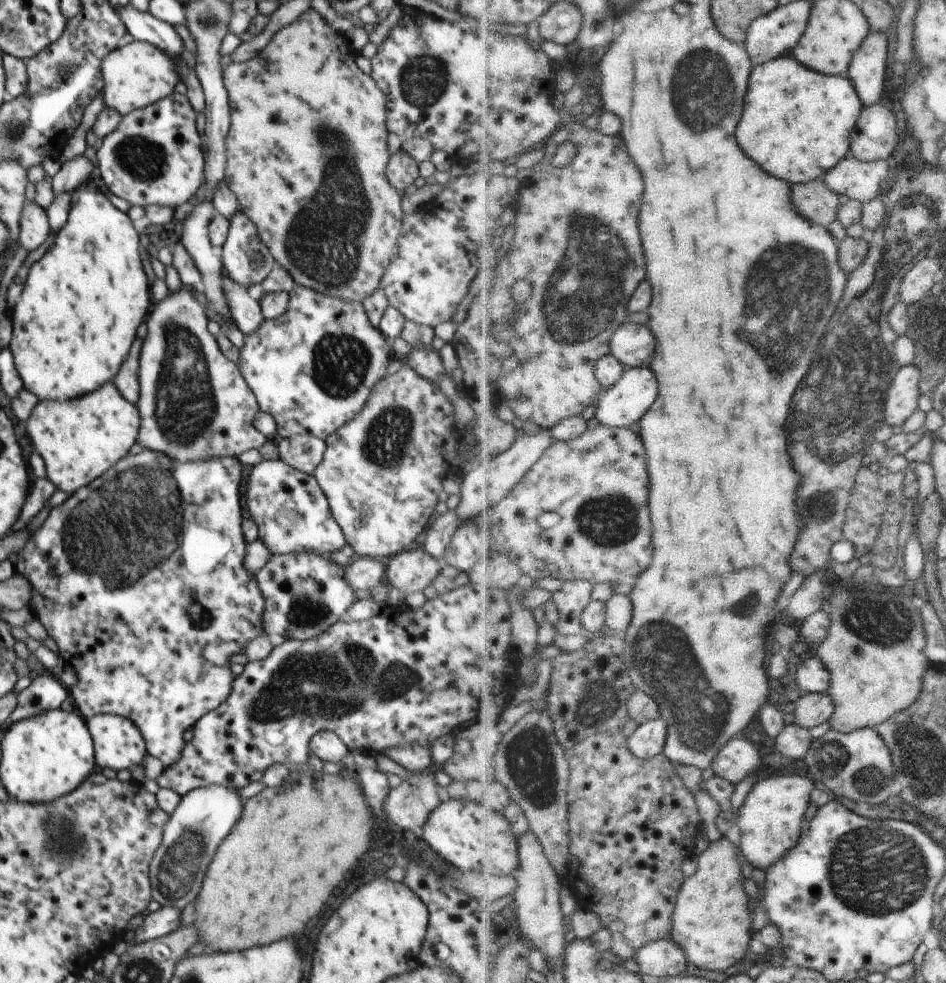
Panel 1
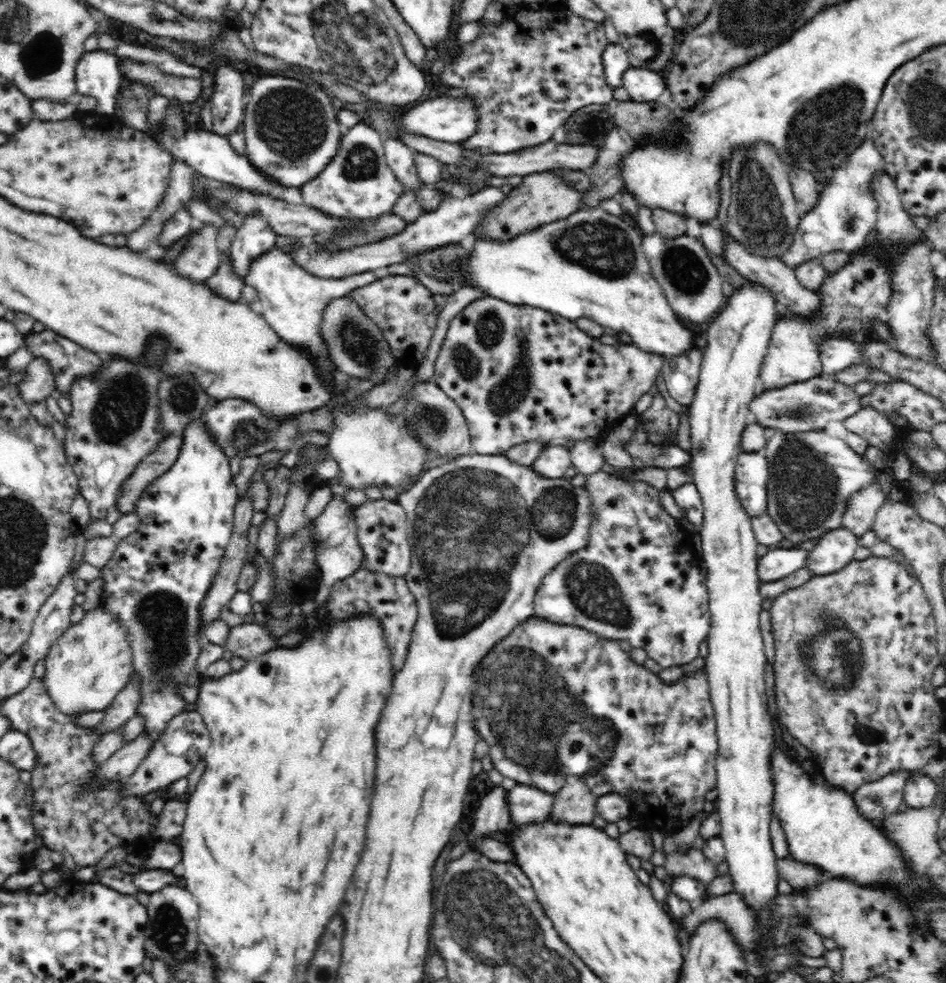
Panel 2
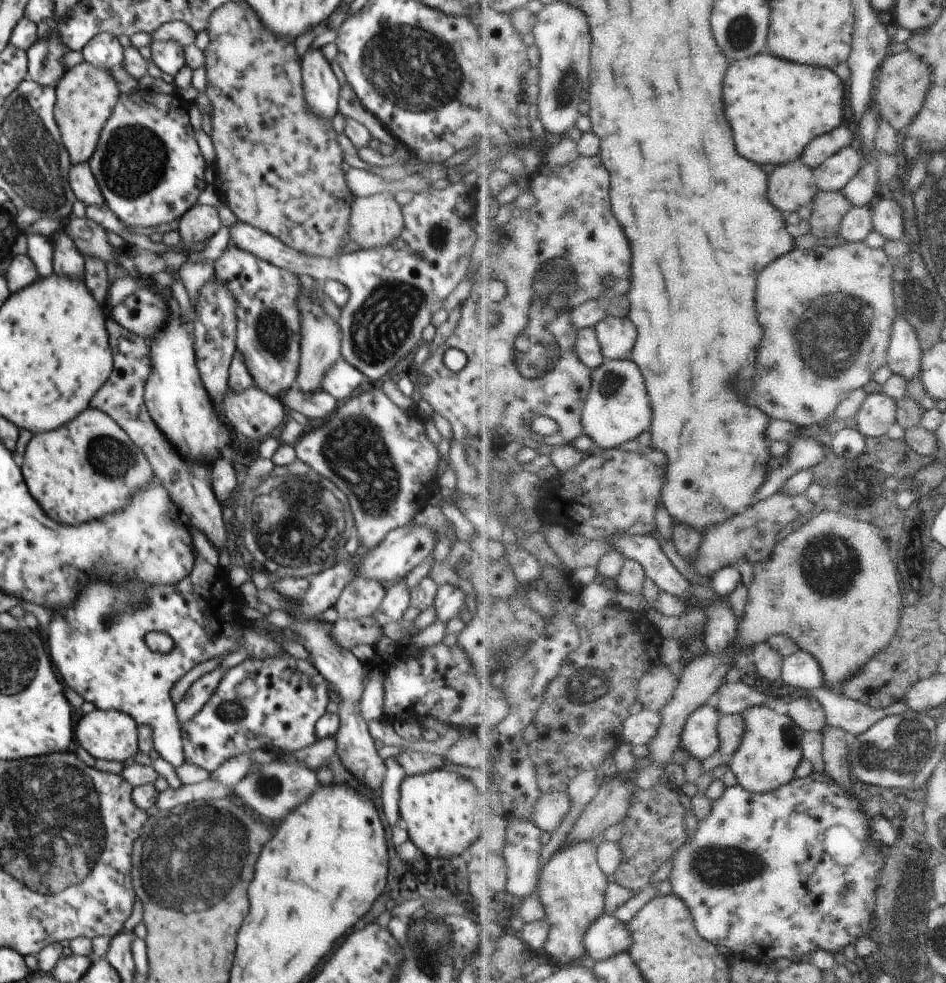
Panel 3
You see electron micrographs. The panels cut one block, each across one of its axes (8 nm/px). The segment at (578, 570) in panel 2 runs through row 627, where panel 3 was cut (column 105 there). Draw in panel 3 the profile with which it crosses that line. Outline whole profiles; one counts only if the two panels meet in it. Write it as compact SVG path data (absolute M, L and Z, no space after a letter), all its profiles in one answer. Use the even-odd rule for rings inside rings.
M187 525L197 556L192 572L184 580L168 586L148 586L140 580L128 580L122 586L114 586L100 578L93 578L84 583L74 606L55 610L48 624L48 650L62 682L85 701L94 704L96 709L119 710L131 716L137 725L150 726L153 732L153 752L176 768L184 764L184 752L181 725L170 699L170 690L174 684L194 666L210 658L222 658L238 650L246 650L250 658L269 658L272 654L284 654L284 646L278 642L282 638L300 643L300 636L290 627L268 634L242 616L239 608L245 605L243 596L230 586L229 576L220 566L219 550L204 532ZM151 631L168 634L174 640L174 650L170 654L150 650L145 637Z

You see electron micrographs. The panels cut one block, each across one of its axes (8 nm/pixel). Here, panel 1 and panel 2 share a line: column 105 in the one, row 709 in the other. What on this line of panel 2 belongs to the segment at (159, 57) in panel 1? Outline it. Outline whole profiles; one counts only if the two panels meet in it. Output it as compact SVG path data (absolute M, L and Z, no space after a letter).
M104 602L100 603L57 638L44 658L45 672L41 678L46 691L56 709L68 715L106 710L132 675L128 631L105 608Z

